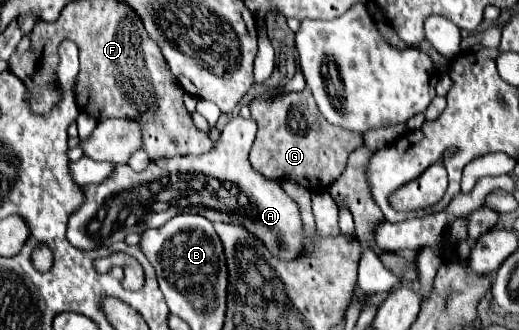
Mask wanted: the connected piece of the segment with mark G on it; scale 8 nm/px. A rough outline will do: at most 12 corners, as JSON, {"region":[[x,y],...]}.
{"region":[[309,89],[257,97],[251,165],[327,189],[361,147]]}

